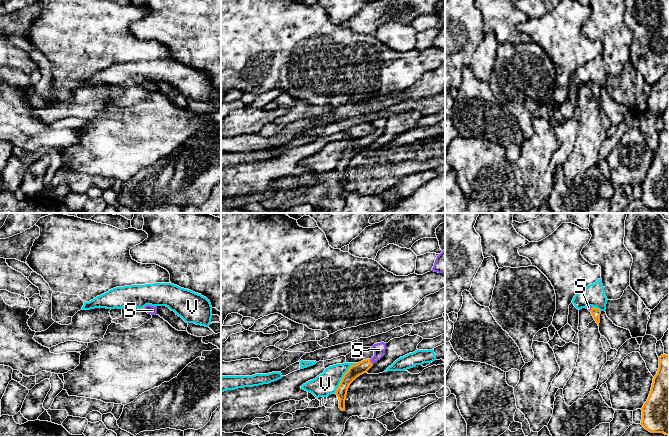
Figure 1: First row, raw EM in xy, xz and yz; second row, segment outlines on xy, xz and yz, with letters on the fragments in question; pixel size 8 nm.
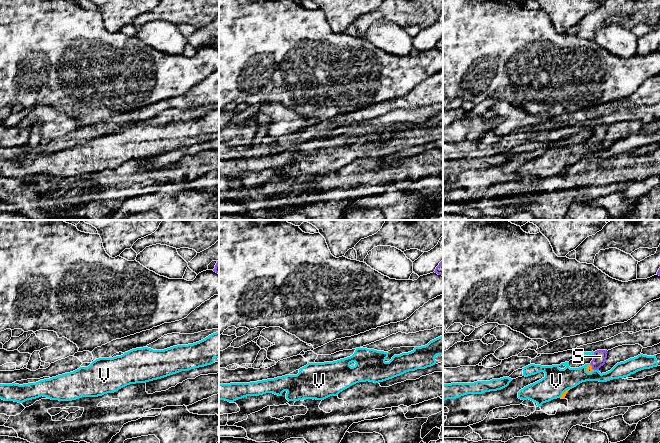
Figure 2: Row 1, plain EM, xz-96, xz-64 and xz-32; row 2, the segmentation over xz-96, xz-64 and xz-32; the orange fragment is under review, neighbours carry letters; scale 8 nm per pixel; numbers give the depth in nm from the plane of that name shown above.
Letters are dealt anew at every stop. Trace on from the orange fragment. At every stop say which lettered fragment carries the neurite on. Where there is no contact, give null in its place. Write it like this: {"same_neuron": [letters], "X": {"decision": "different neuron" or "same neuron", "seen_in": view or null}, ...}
{"same_neuron": ["S"], "S": {"decision": "same neuron", "seen_in": "xz"}, "V": {"decision": "different neuron", "seen_in": "xz"}}

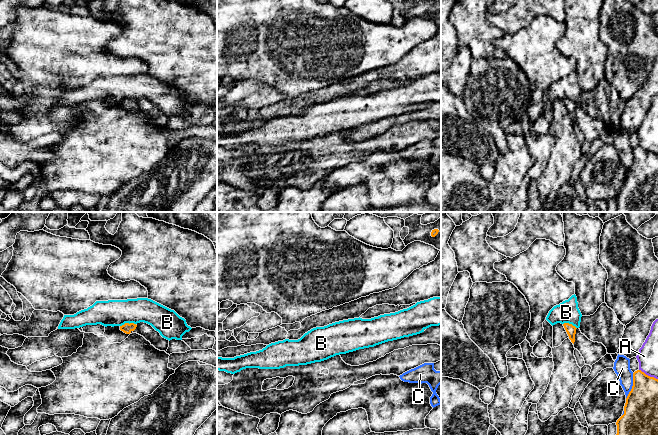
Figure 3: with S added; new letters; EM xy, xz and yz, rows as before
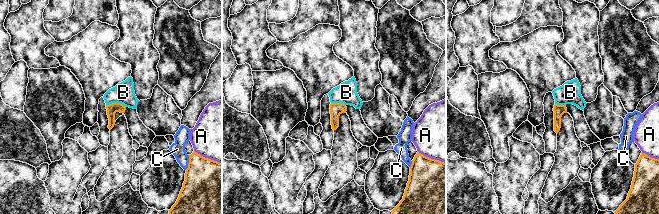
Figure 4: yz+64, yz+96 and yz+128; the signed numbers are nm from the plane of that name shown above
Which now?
{"same_neuron": [], "A": {"decision": "different neuron", "seen_in": "yz"}, "B": {"decision": "different neuron", "seen_in": "xy"}, "C": {"decision": "different neuron", "seen_in": "yz"}}

